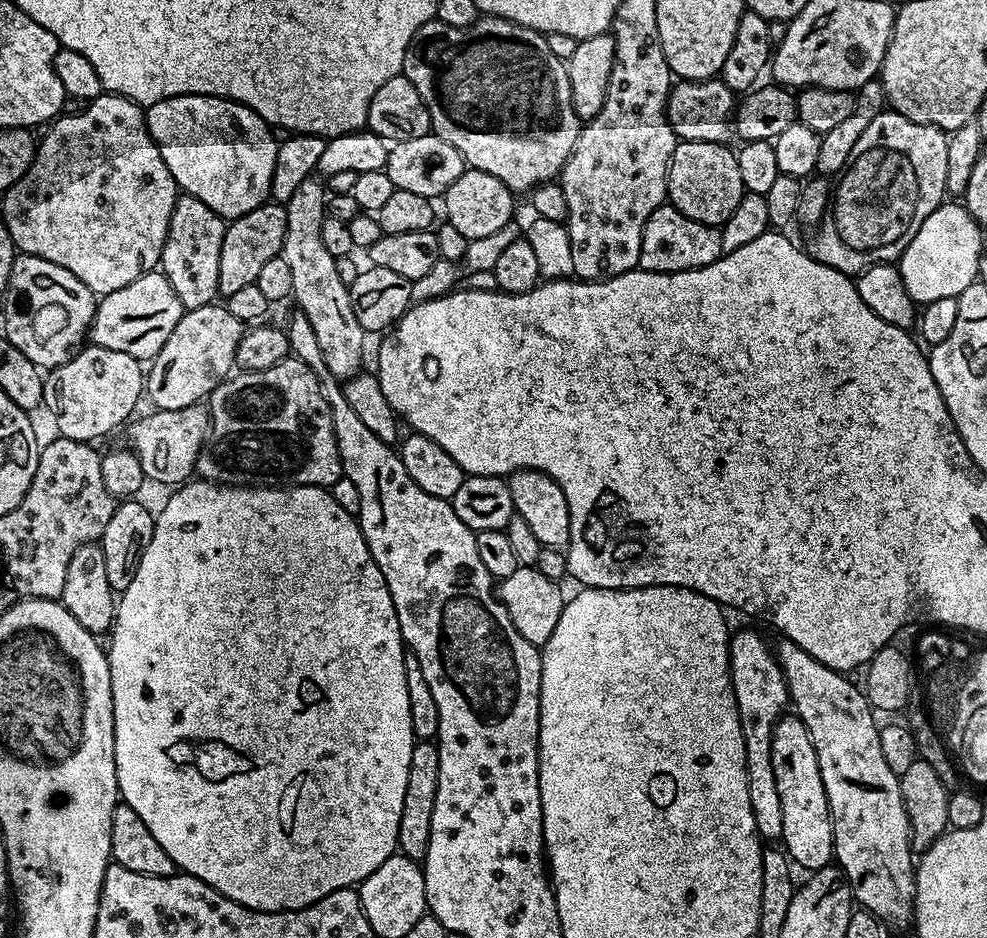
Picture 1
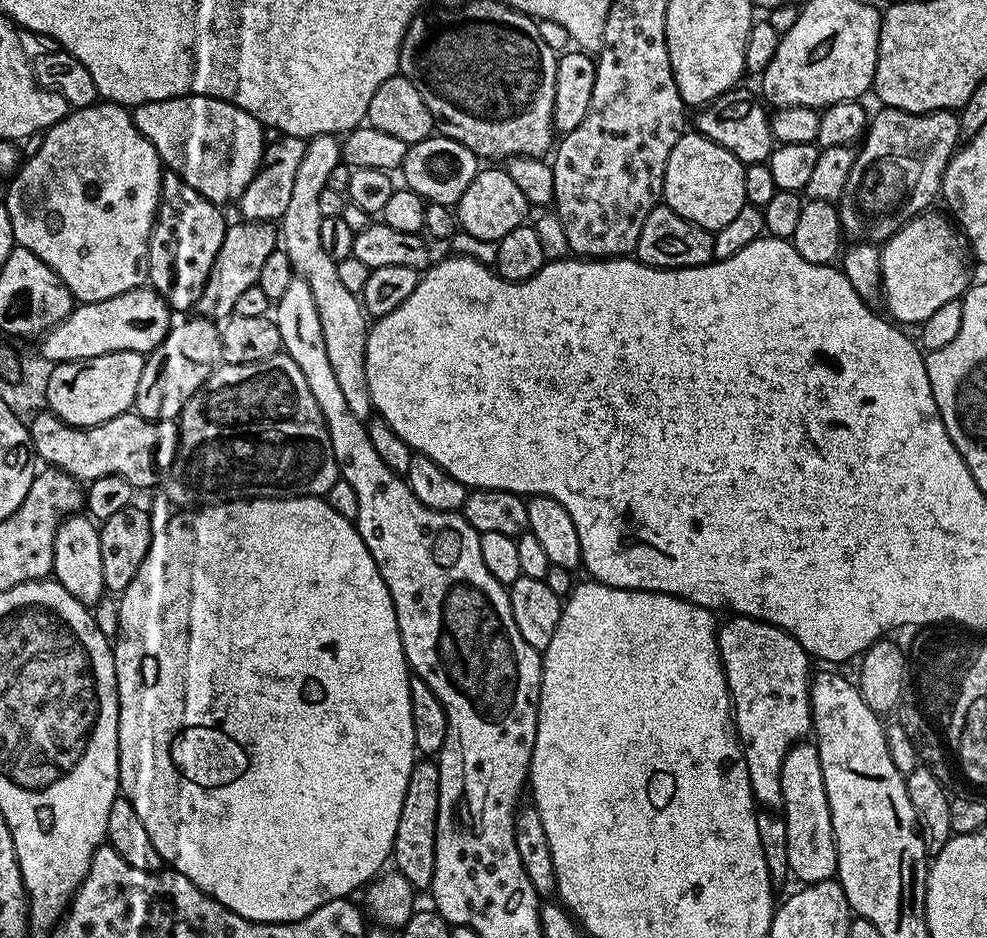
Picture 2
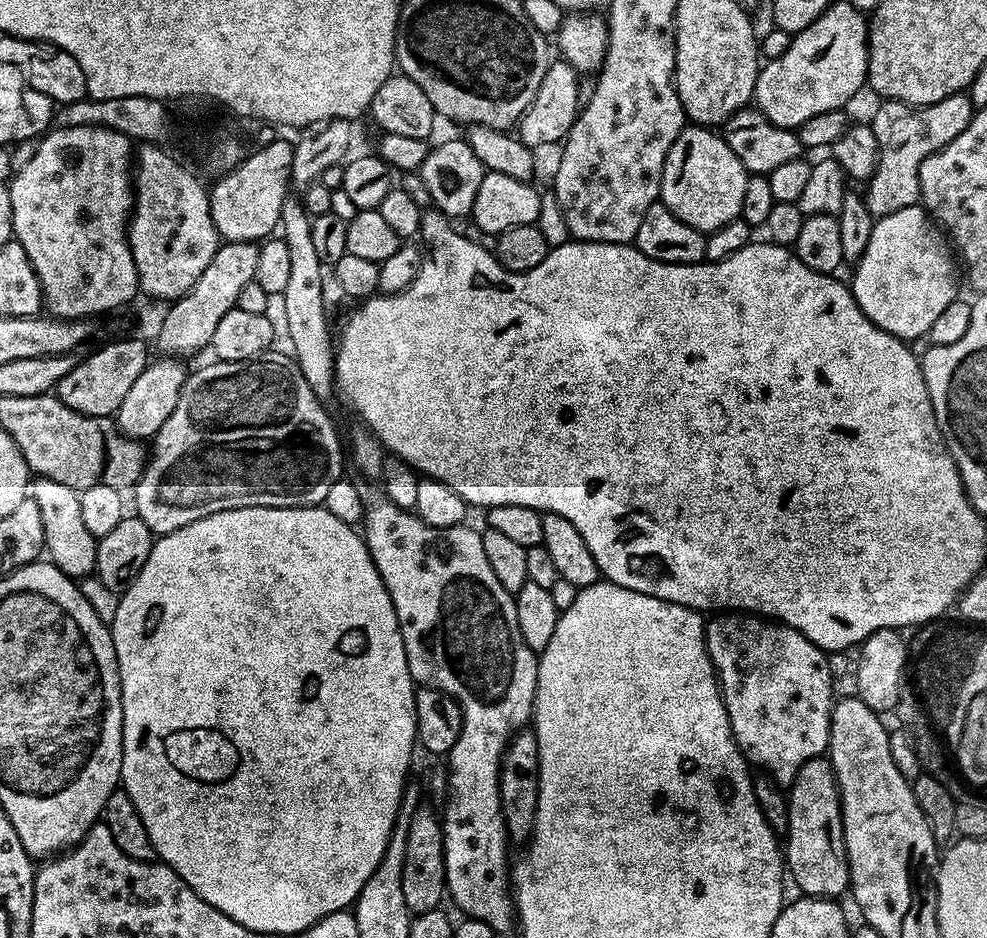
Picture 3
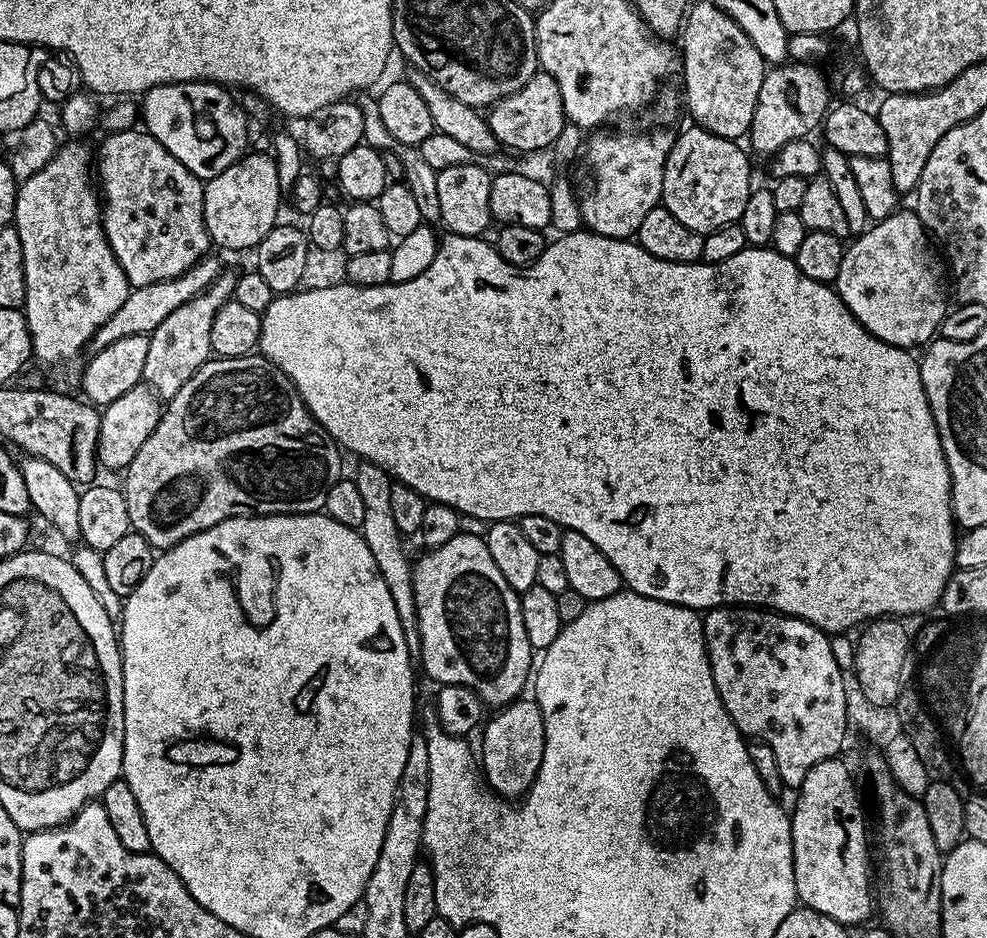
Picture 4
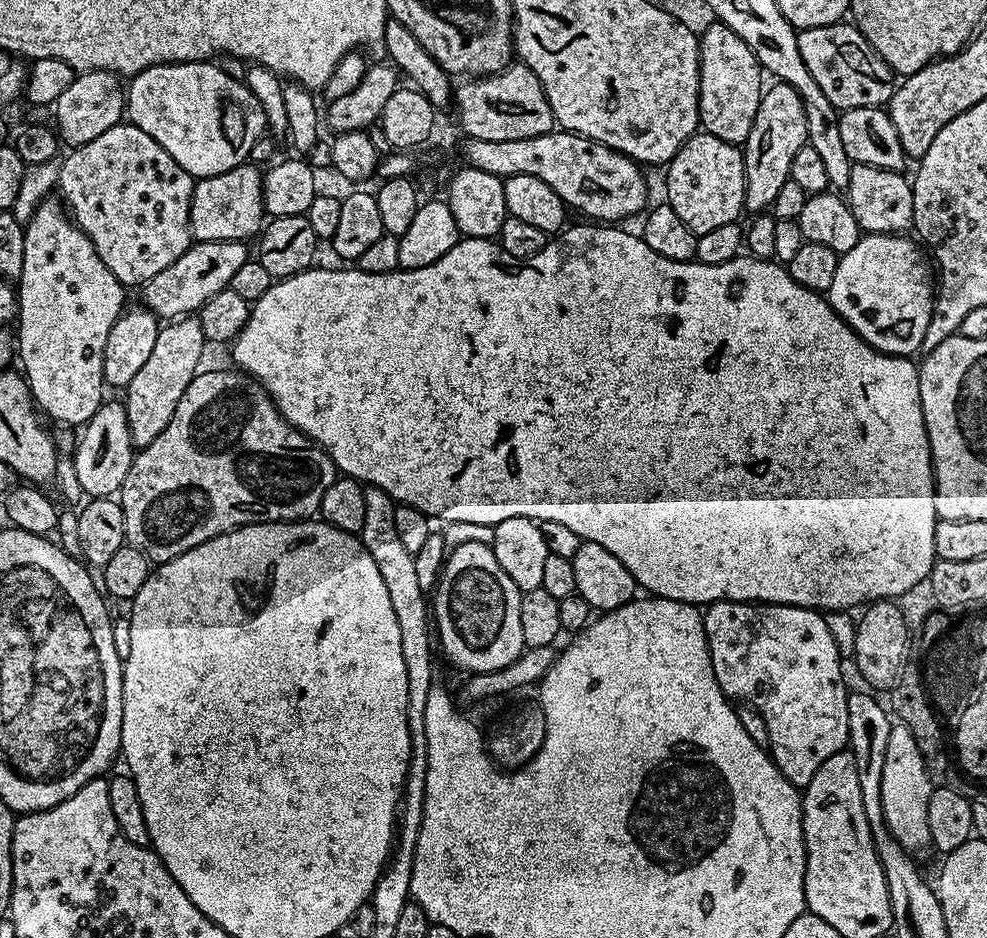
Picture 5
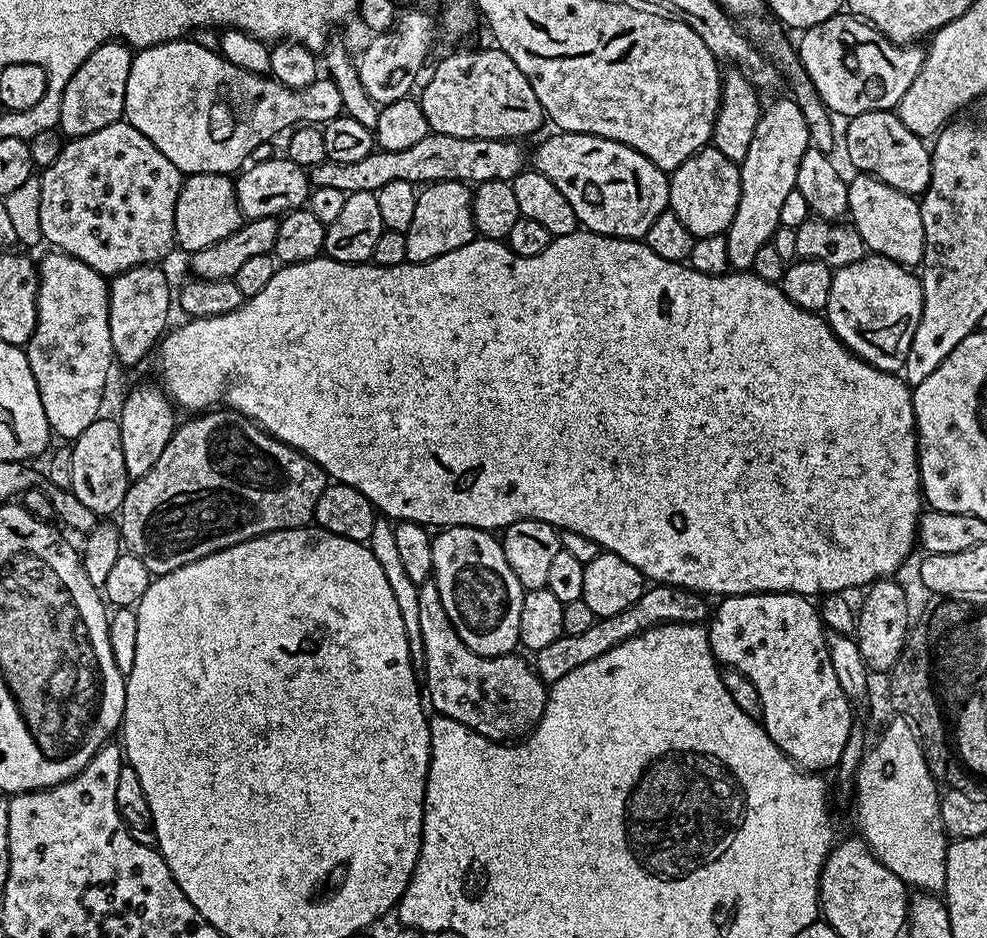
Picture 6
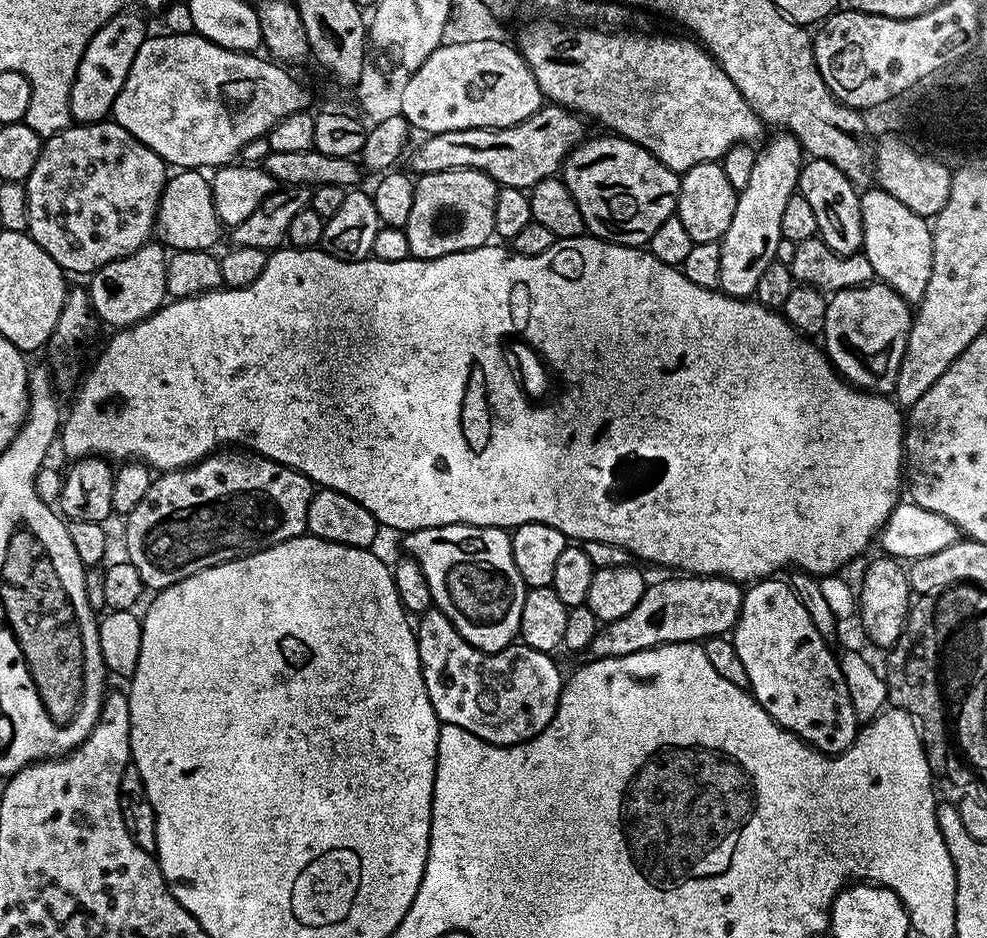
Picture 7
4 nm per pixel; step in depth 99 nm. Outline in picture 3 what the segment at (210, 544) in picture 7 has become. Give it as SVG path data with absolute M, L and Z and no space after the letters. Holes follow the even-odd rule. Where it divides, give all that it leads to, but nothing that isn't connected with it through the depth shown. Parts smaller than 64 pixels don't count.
M269 350L260 356L255 356L242 362L226 362L216 360L208 364L205 368L200 368L196 373L189 375L184 381L184 389L178 398L178 406L174 406L174 414L166 418L164 425L156 431L154 443L150 448L150 455L146 460L144 473L140 476L134 489L136 495L135 515L150 526L150 530L157 537L170 534L182 526L190 526L190 522L198 522L198 518L206 518L215 512L222 510L238 510L239 508L249 508L250 506L266 506L267 508L315 508L323 505L326 493L330 491L330 486L338 482L345 475L344 460L346 464L346 452L340 449L340 436L336 433L336 424L328 417L325 405L318 399L310 383L306 382L302 370L287 351L276 352Z

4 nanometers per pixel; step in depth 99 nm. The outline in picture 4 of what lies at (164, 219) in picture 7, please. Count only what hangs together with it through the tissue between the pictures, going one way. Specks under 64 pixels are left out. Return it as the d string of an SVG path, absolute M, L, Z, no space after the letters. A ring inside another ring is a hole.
M249 151L233 162L228 169L204 184L204 222L209 241L215 247L217 244L218 247L229 248L232 252L240 252L243 248L254 250L260 245L262 238L266 238L266 234L270 234L270 230L276 227L280 199L282 193L278 186L278 166L275 156L268 152Z

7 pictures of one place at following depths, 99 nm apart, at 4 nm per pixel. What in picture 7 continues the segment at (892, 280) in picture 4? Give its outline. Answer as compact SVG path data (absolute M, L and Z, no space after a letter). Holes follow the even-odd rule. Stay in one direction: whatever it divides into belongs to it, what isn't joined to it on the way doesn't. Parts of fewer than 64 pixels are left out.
M883 282L833 292L827 301L822 347L828 353L828 361L856 388L877 394L895 393L902 354L914 319L908 301Z

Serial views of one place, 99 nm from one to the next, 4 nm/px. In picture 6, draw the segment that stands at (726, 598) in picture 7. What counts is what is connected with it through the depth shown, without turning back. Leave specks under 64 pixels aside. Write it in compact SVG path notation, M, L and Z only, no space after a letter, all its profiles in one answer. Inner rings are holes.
M657 584L645 587L642 598L634 602L622 614L610 614L597 619L590 630L583 634L564 634L556 641L550 642L550 646L542 646L534 654L534 667L545 685L551 686L558 682L558 678L566 678L570 670L578 670L578 666L586 666L586 662L592 662L594 658L600 658L606 654L606 650L614 650L622 642L634 638L651 628L657 628L659 624L699 624L707 621L710 616L710 604L701 593L692 592L689 588L679 588L673 584Z

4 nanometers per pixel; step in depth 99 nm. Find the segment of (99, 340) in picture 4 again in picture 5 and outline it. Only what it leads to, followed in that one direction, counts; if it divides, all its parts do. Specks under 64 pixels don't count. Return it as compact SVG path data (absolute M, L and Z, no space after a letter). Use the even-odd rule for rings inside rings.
M196 240L188 247L178 262L166 266L142 285L143 307L164 322L199 313L200 308L214 294L231 285L236 271L250 258L249 245L242 240Z

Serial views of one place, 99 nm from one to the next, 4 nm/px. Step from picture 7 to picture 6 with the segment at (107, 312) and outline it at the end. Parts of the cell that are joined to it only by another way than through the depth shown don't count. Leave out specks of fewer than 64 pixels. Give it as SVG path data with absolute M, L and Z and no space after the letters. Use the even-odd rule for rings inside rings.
M155 264L134 266L111 277L108 285L108 321L110 322L110 342L112 354L117 361L124 364L136 364L148 356L148 351L157 347L158 341L169 331L168 311L174 308L174 292L168 289L168 276L163 267Z

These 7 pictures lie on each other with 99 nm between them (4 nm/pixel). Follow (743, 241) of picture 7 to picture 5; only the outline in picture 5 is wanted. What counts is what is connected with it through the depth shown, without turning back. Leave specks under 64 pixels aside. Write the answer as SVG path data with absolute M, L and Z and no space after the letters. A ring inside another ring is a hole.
M776 82L773 85L769 92L767 89L761 95L754 126L750 126L748 139L742 145L744 206L752 214L771 209L774 198L778 198L778 190L782 190L782 186L790 179L790 162L794 162L794 154L798 154L798 150L808 143L804 103L798 90L789 84Z

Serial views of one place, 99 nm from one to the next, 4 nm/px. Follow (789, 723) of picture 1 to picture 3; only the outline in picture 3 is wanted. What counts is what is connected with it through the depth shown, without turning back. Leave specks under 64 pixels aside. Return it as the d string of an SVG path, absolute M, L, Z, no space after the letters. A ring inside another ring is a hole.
M815 756L806 761L798 778L794 778L788 797L788 831L786 833L786 872L801 889L805 896L822 896L840 898L850 888L848 879L848 851L844 845L844 827L840 816L840 787L836 785L836 775L832 769L831 759Z

